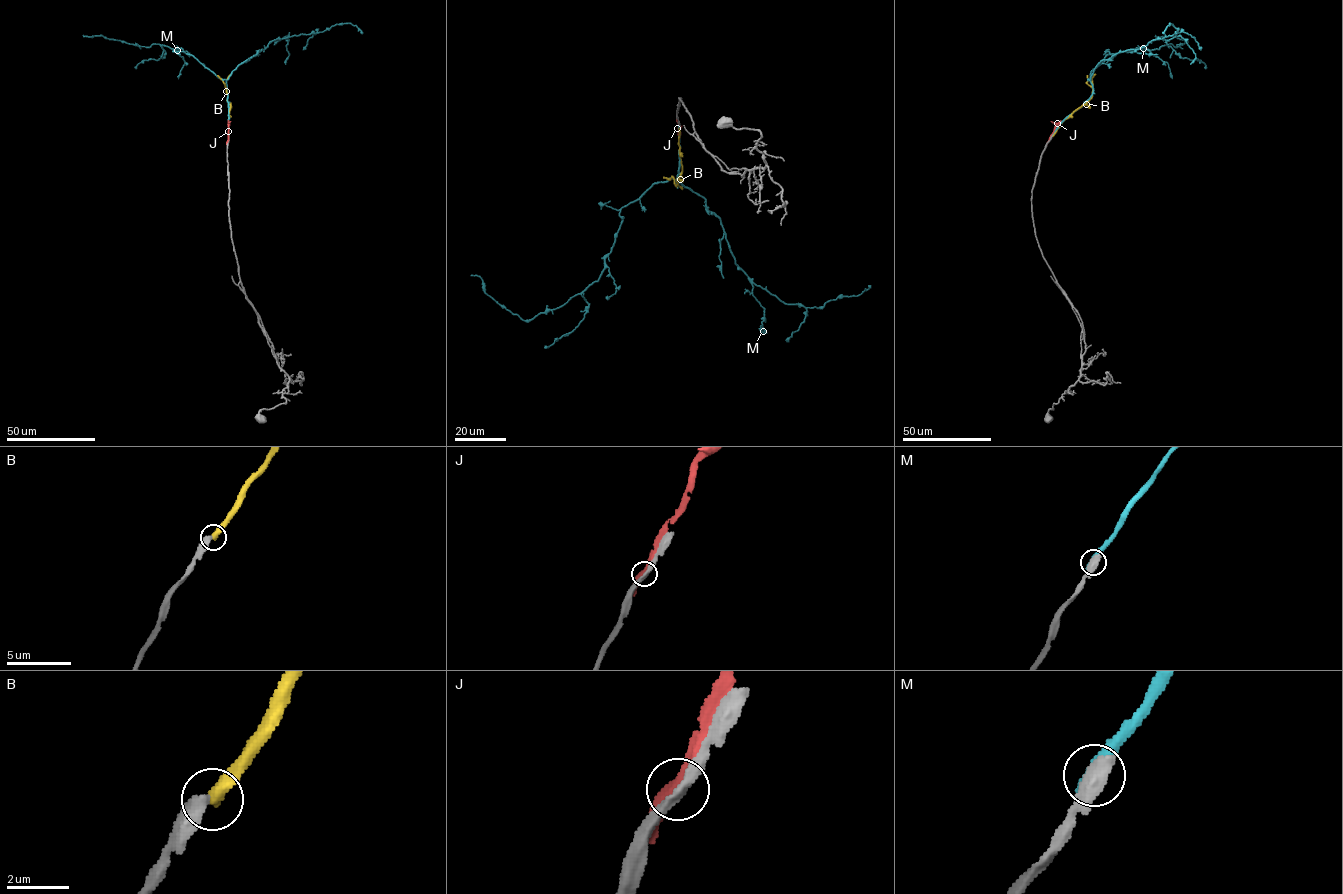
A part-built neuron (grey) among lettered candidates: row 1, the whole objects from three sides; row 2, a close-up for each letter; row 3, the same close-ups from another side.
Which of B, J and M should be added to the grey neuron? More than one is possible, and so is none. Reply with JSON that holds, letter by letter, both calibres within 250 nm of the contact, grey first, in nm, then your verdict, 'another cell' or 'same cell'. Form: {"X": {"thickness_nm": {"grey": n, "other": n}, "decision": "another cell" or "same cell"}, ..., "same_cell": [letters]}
{"B": {"thickness_nm": {"grey": 400, "other": 400}, "decision": "another cell"}, "J": {"thickness_nm": {"grey": 320, "other": 400}, "decision": "another cell"}, "M": {"thickness_nm": {"grey": 600, "other": 360}, "decision": "another cell"}, "same_cell": []}

